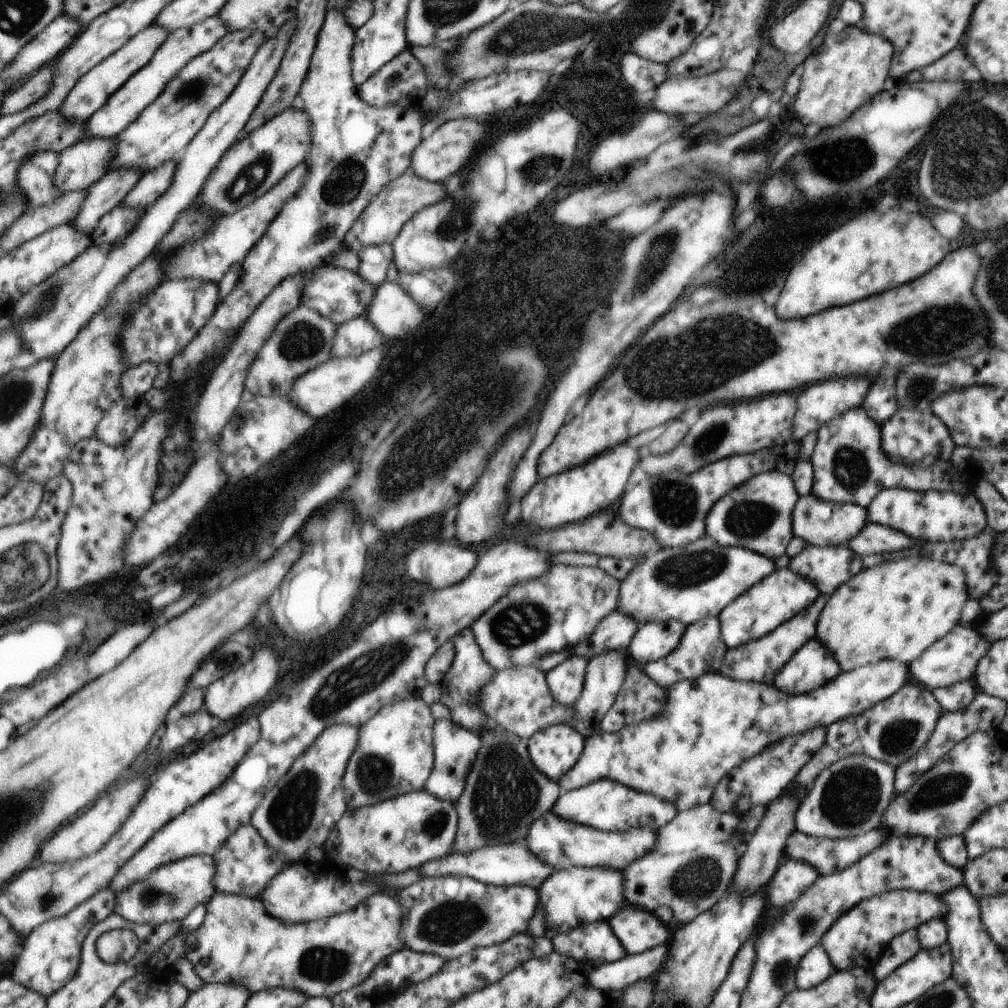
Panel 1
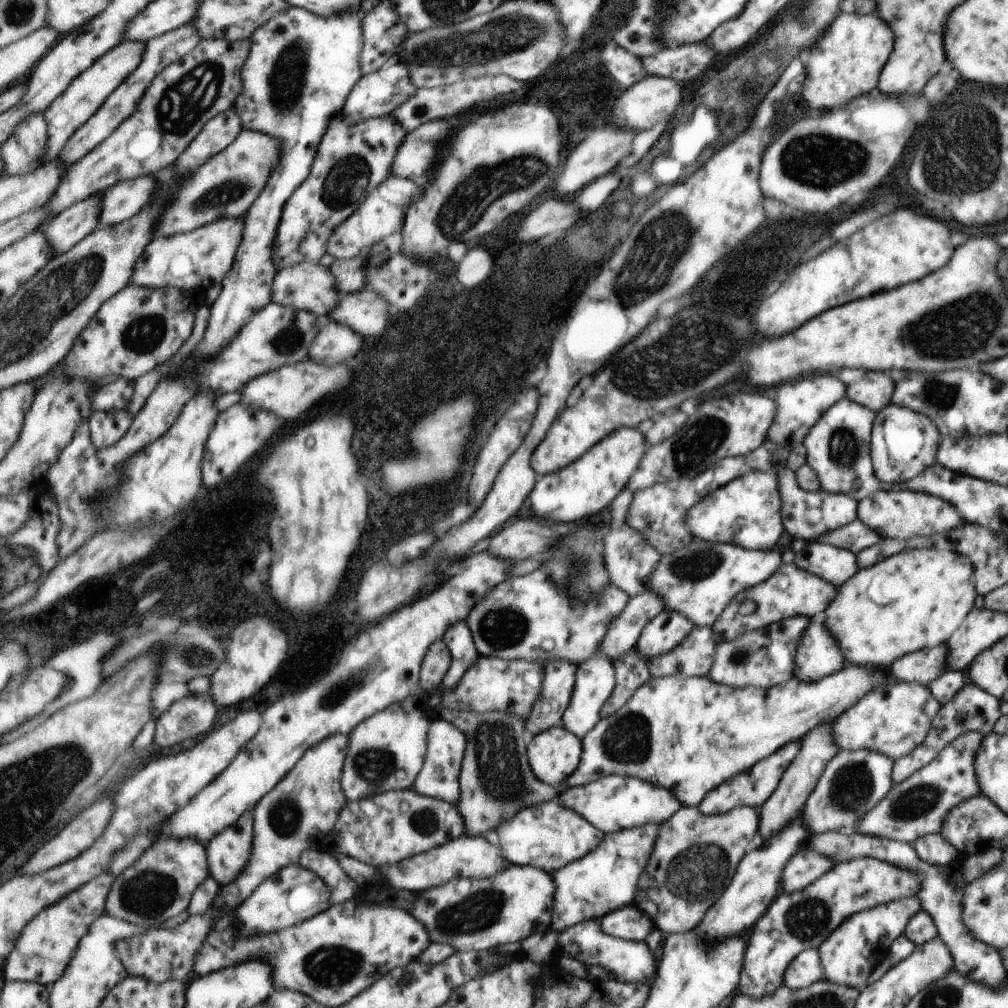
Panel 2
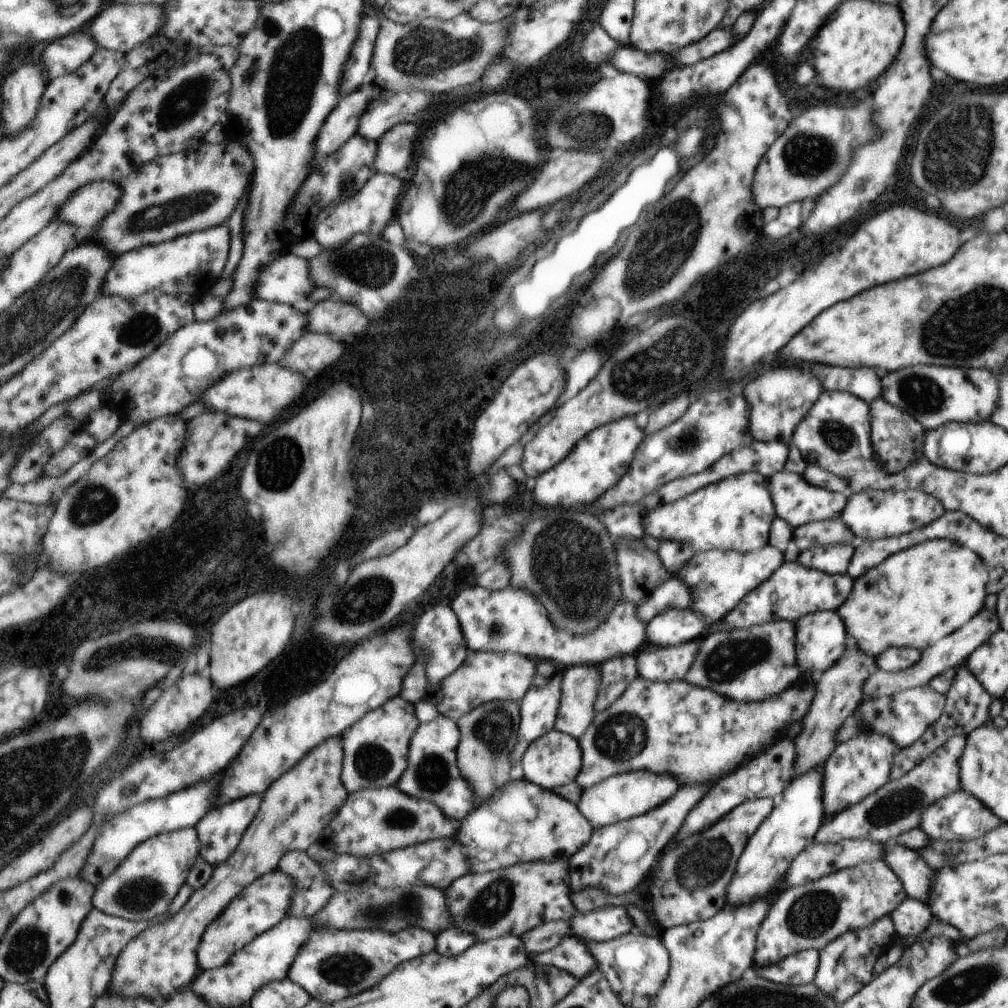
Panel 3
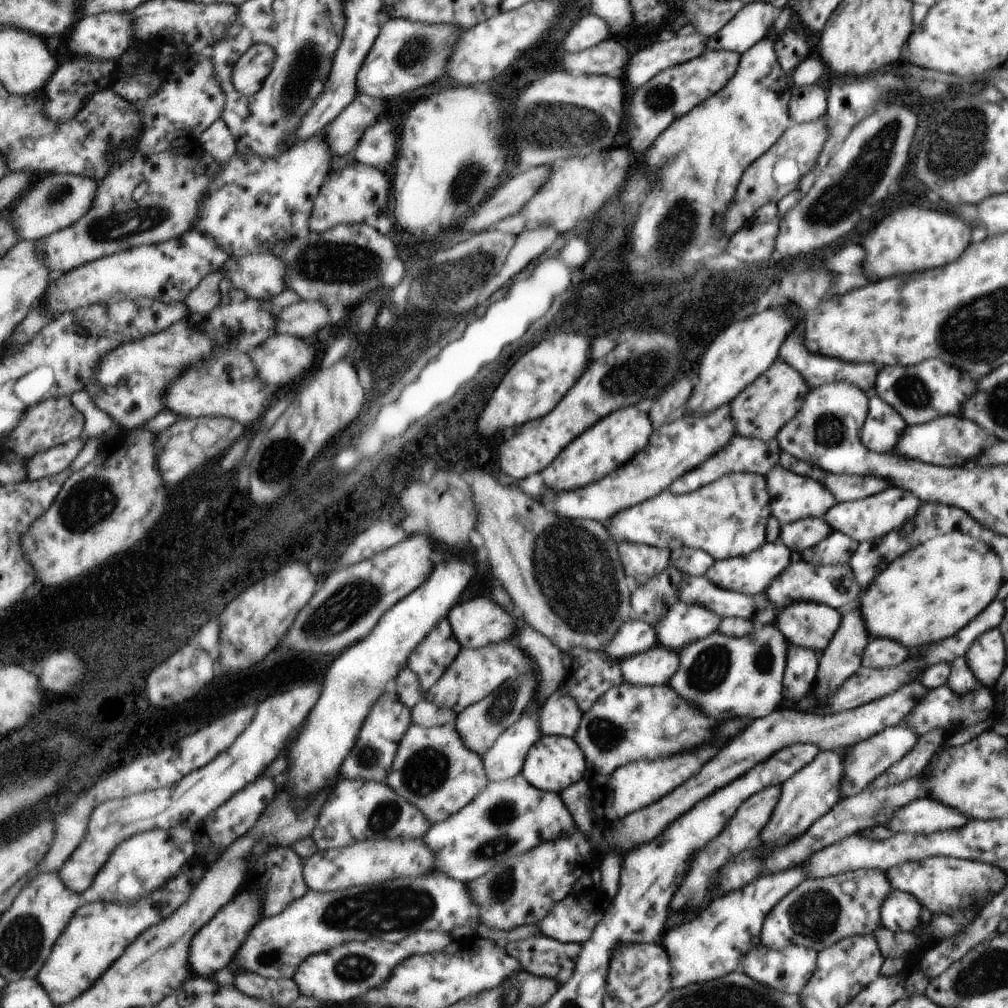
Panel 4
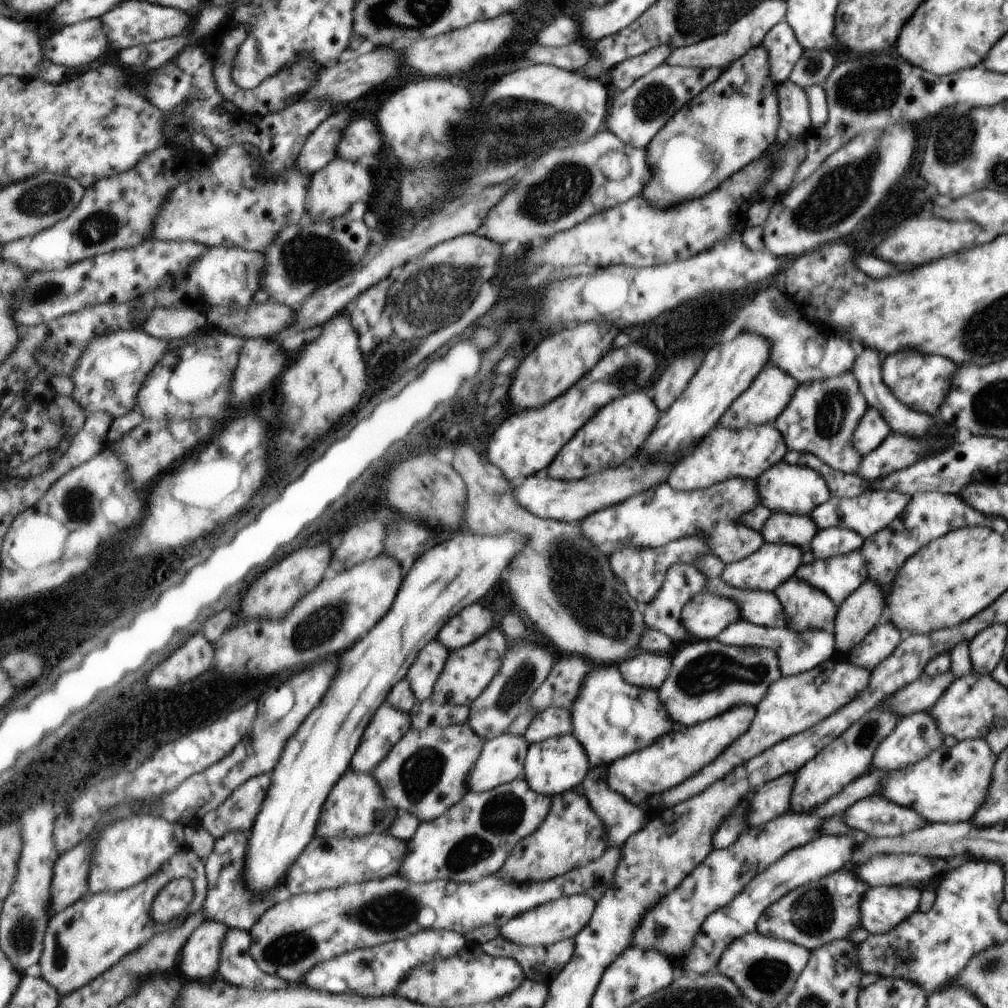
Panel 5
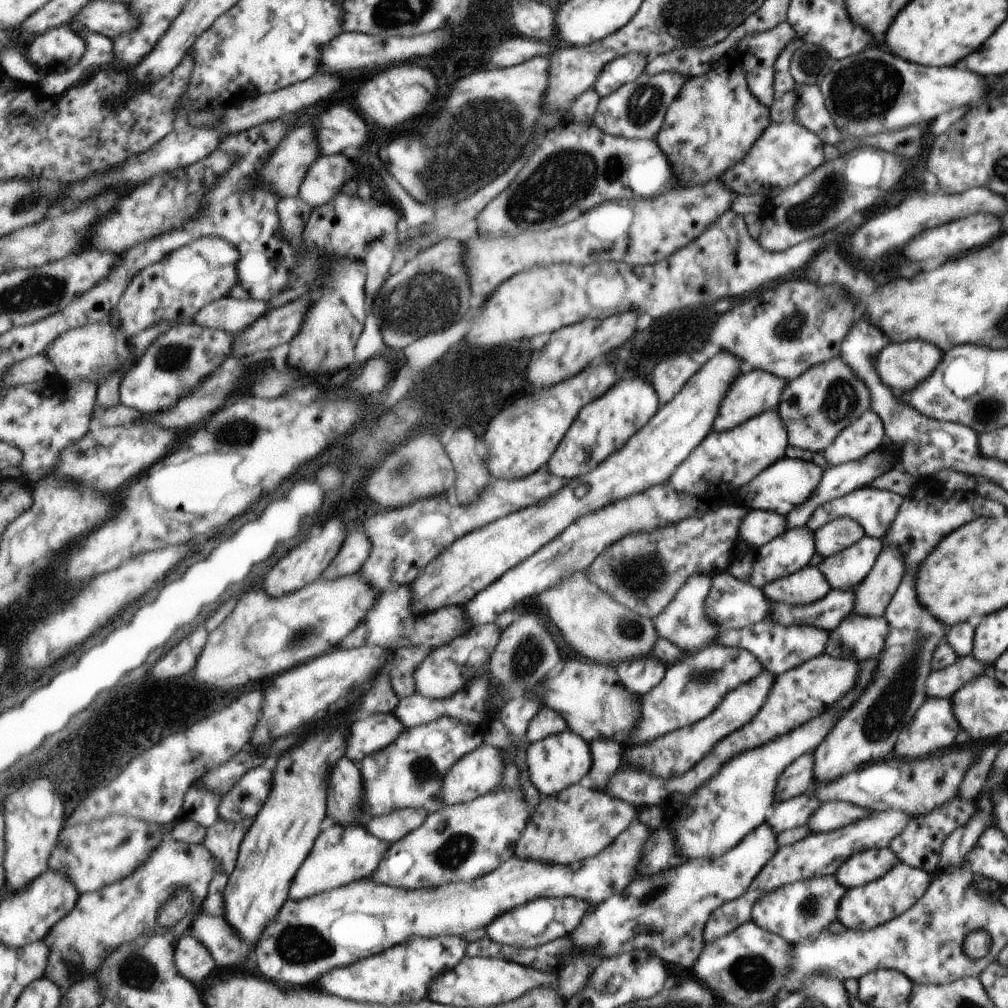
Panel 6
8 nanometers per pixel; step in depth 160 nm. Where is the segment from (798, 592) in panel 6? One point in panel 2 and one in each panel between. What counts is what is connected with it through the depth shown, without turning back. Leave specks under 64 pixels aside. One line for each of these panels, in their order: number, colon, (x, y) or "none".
2: (817, 655)
3: (820, 637)
4: (811, 625)
5: (804, 607)

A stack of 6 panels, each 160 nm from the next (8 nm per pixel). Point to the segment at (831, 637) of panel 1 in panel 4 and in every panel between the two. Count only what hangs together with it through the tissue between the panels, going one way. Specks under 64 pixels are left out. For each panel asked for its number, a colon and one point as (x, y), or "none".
2: (916, 599)
3: (920, 595)
4: (929, 593)

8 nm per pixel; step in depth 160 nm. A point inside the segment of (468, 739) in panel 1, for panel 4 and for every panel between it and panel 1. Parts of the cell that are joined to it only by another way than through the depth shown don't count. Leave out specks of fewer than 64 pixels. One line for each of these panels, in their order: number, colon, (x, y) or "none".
2: (440, 778)
3: (433, 774)
4: (434, 769)

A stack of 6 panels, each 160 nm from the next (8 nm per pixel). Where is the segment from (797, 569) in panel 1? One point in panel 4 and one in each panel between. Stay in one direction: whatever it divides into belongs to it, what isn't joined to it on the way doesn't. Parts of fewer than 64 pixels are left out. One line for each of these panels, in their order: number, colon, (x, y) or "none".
2: (835, 565)
3: (834, 559)
4: (837, 549)

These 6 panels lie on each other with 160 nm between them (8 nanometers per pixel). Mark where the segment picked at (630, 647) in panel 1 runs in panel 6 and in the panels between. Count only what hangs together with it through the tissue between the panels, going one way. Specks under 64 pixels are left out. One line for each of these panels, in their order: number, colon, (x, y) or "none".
2: (666, 629)
3: (670, 627)
4: (682, 623)
5: (706, 615)
6: (732, 603)

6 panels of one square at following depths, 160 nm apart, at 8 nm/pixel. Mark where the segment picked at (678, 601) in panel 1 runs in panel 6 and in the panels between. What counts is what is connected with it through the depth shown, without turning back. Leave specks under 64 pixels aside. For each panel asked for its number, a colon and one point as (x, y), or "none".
2: (698, 581)
3: (717, 580)
4: (750, 575)
5: (773, 563)
6: (792, 550)

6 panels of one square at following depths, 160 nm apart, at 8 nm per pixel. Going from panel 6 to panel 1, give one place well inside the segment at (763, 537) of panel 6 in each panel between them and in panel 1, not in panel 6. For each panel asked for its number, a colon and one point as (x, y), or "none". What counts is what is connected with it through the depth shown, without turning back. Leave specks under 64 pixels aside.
1: (873, 539)
2: (856, 536)
3: (834, 531)
4: (803, 534)
5: (796, 530)

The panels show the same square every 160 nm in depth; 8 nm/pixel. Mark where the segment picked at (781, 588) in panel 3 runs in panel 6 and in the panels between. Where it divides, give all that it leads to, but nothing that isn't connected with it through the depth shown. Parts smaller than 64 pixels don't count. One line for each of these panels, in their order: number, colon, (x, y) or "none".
4: (833, 585)
5: (837, 577)
6: (845, 570)

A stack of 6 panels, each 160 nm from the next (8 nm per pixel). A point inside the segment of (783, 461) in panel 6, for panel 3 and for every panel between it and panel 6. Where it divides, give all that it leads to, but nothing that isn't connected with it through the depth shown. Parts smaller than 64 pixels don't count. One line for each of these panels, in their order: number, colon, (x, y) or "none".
3: (797, 502)
4: (792, 497)
5: (783, 488)

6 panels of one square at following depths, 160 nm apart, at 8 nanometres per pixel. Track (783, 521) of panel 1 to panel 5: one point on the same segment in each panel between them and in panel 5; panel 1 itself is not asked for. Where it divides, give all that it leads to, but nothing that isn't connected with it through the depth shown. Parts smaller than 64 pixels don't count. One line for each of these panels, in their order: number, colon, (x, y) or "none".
2: (741, 512)
3: (736, 513)
4: (727, 518)
5: (652, 519)

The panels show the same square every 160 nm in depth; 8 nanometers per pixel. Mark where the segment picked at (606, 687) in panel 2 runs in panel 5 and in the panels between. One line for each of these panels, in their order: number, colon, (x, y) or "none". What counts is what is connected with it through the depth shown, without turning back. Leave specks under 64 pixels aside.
3: (581, 683)
4: (560, 714)
5: (554, 721)

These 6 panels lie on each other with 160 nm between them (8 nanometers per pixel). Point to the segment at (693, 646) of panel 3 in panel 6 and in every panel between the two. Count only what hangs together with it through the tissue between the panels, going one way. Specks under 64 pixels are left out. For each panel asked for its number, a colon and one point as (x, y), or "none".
4: (655, 666)
5: (643, 669)
6: (640, 675)

